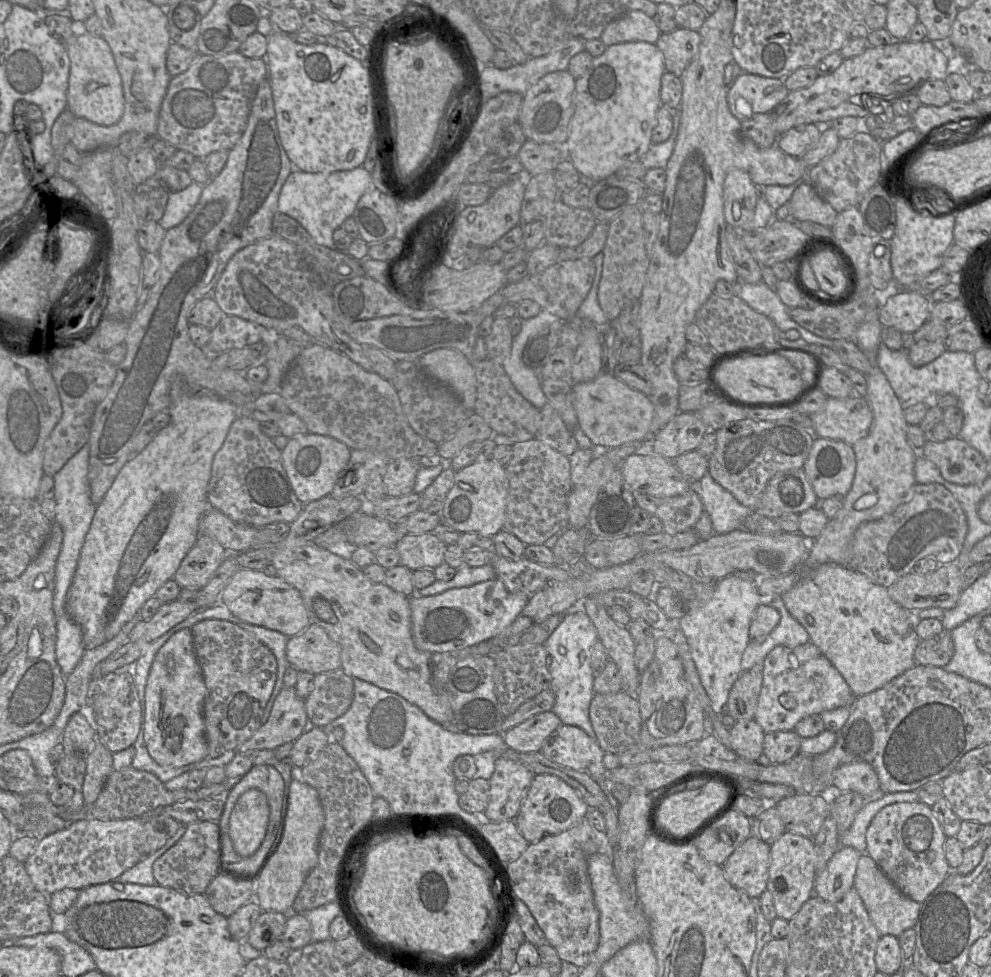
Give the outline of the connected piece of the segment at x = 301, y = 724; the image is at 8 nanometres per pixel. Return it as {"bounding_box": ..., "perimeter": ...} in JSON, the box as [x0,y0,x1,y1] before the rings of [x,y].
{"bounding_box":[235,687,308,753],"perimeter":[[[283,687],[276,697],[268,720],[235,753],[260,749],[275,749],[295,741],[304,732],[308,722],[305,700],[298,697],[294,687]]]}

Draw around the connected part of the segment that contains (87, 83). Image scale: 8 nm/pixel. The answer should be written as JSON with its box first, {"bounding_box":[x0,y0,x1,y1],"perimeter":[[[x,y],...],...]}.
{"bounding_box":[67,33,124,126],"perimeter":[[[82,33],[67,44],[70,73],[67,90],[67,108],[76,117],[110,126],[117,123],[124,112],[124,94],[120,73],[111,48],[102,36]]]}

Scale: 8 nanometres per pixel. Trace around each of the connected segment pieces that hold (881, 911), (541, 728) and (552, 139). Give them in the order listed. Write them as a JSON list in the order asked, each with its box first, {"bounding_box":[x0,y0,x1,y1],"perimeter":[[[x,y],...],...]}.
[{"bounding_box":[853,853,921,937],"perimeter":[[[862,853],[858,861],[853,887],[858,892],[881,936],[898,937],[904,930],[914,927],[920,913],[921,903],[904,895],[866,853]]]},{"bounding_box":[503,711,561,752],"perimeter":[[[553,711],[542,712],[503,733],[504,743],[518,752],[539,752],[545,739],[561,724]]]},{"bounding_box":[518,70,576,143],"perimeter":[[[568,70],[555,71],[542,77],[523,95],[518,117],[527,140],[537,143],[564,143],[569,134],[569,124],[573,115],[573,93],[576,79]]]}]

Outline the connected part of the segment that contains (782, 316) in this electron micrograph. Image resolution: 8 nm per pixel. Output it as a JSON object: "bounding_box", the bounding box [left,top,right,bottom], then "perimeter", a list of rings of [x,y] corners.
{"bounding_box":[737,280,825,344],"perimeter":[[[737,280],[737,294],[750,308],[769,318],[780,331],[797,330],[800,338],[818,344],[825,338],[798,325],[790,316],[788,308],[784,305],[776,291],[770,289],[763,281],[757,284],[749,284]]]}

